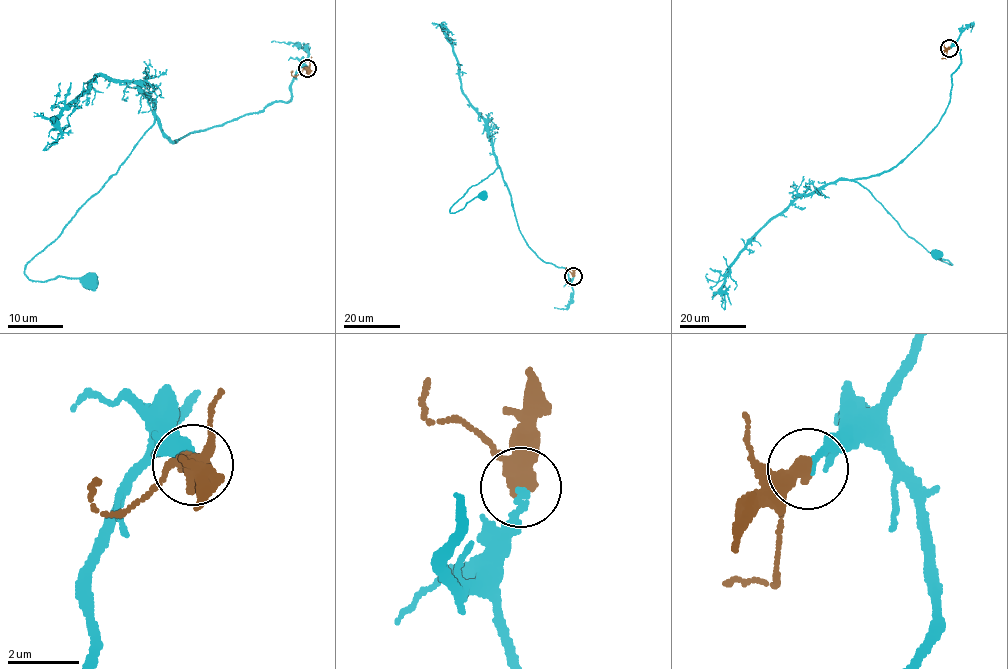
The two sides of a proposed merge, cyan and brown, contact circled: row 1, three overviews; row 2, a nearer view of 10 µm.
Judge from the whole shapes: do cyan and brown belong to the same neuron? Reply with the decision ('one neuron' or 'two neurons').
one neuron

